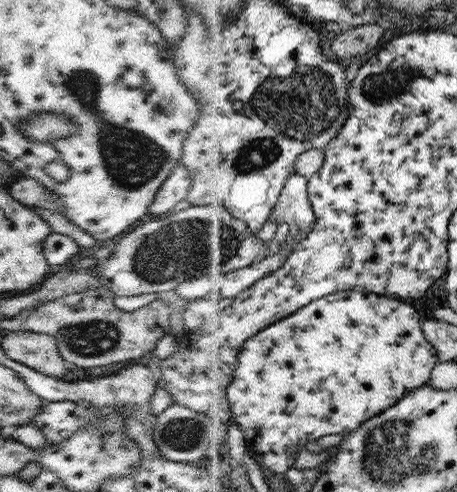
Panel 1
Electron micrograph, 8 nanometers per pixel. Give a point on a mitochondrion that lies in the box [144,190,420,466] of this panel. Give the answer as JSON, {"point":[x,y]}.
{"point":[183,434]}

